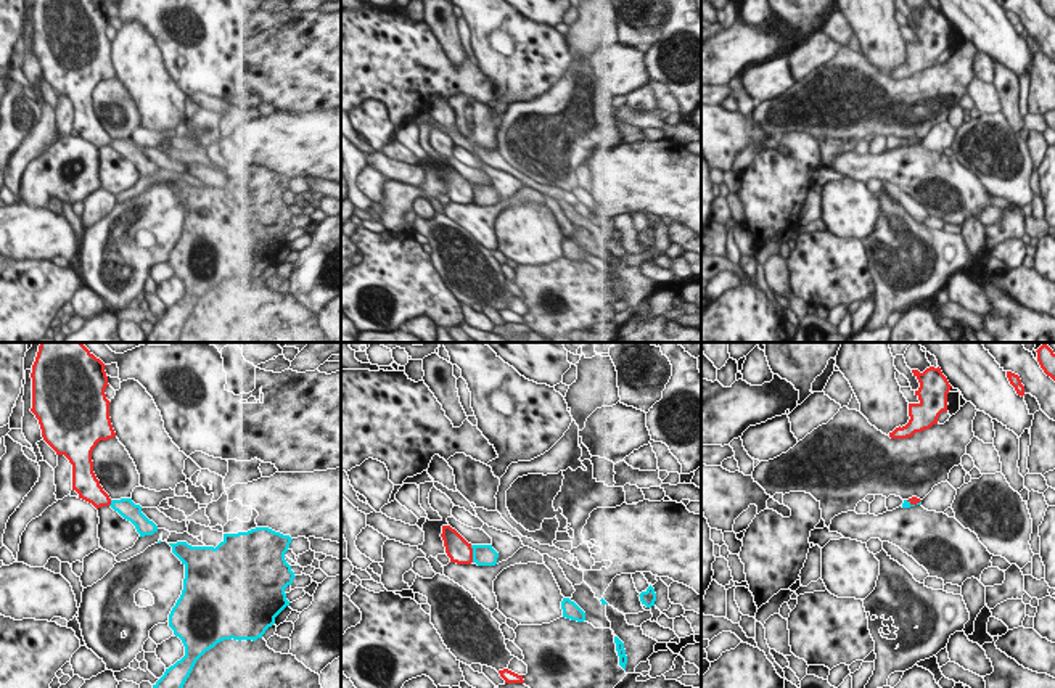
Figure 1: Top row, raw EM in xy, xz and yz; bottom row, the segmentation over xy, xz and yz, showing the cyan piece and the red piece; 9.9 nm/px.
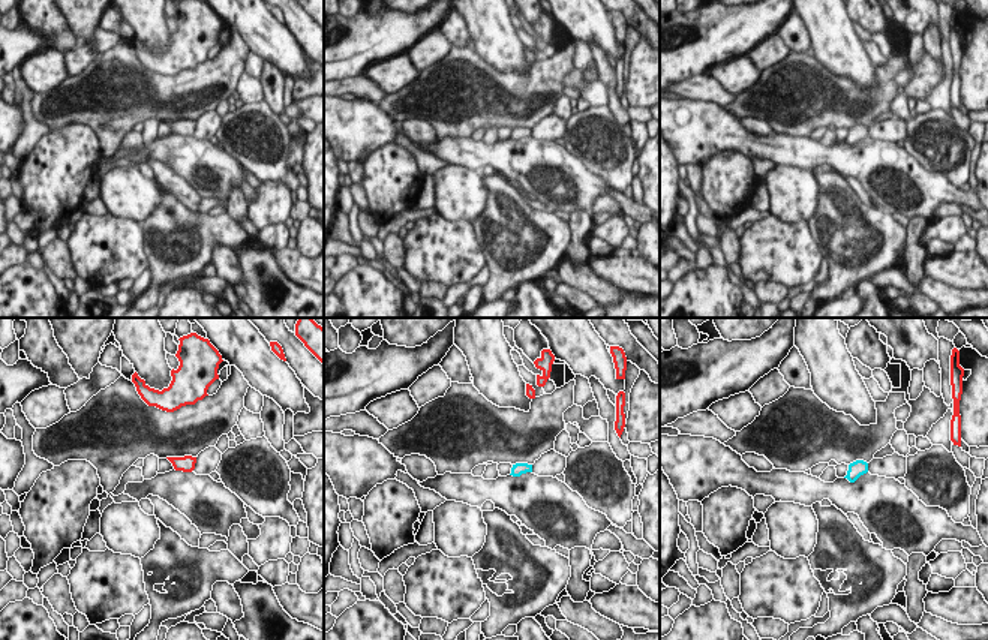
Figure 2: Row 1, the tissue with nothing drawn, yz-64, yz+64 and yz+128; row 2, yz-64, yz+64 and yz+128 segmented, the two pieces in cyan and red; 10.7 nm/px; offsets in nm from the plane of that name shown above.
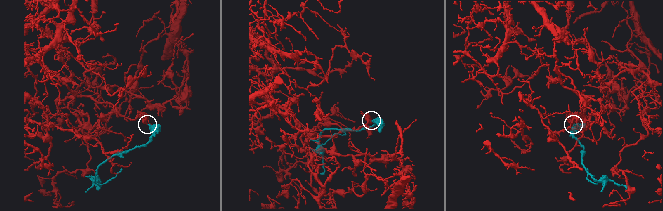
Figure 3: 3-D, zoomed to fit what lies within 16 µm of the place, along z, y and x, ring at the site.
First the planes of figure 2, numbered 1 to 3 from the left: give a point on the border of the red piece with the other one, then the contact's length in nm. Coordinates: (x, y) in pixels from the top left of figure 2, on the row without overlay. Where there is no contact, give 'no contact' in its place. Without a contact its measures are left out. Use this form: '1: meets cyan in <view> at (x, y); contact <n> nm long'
1: no contact
2: no contact
3: no contact

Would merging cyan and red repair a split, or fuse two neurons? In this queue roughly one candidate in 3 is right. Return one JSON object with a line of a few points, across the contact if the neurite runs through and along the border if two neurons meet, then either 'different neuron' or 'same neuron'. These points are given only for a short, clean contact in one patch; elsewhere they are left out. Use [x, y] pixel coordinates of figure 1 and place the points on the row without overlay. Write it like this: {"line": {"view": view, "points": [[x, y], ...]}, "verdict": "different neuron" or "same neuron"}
{"line": {"view": "xz", "points": [[470, 185], [473, 201]]}, "verdict": "different neuron"}

